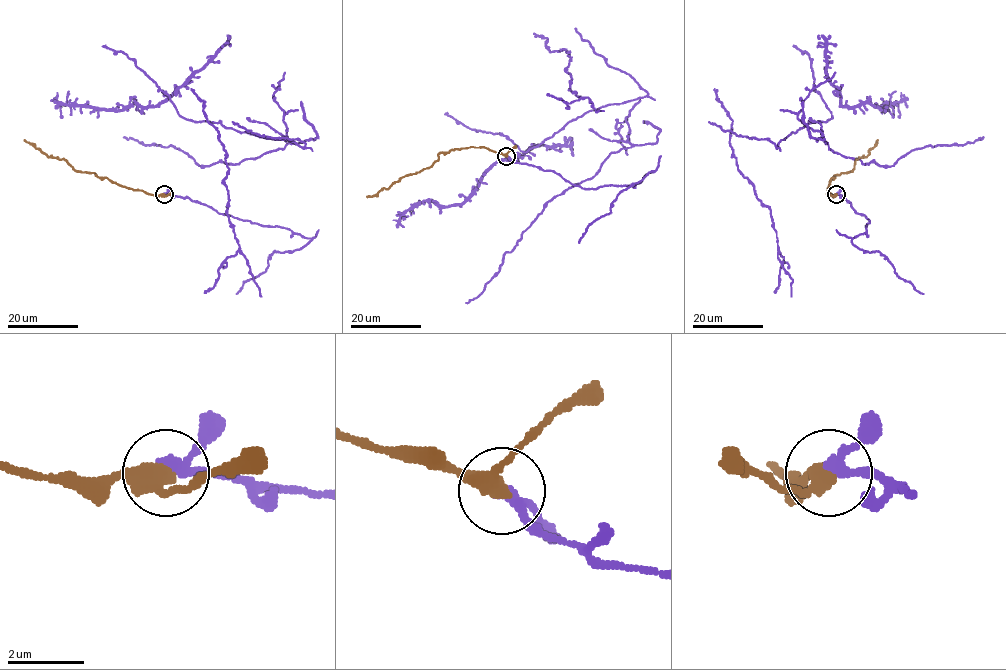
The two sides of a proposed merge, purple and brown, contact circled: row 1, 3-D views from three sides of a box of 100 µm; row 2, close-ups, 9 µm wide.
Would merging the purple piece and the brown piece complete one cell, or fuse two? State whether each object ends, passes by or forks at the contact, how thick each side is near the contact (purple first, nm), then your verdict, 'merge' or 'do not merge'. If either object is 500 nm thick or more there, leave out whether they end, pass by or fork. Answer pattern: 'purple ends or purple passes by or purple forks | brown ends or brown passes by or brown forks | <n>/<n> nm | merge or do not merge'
purple passes by | brown passes by | 240/400 nm | merge

